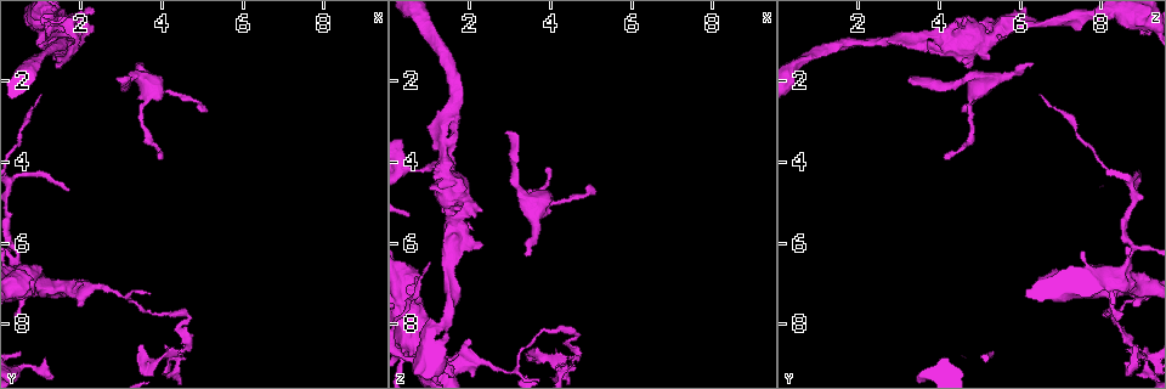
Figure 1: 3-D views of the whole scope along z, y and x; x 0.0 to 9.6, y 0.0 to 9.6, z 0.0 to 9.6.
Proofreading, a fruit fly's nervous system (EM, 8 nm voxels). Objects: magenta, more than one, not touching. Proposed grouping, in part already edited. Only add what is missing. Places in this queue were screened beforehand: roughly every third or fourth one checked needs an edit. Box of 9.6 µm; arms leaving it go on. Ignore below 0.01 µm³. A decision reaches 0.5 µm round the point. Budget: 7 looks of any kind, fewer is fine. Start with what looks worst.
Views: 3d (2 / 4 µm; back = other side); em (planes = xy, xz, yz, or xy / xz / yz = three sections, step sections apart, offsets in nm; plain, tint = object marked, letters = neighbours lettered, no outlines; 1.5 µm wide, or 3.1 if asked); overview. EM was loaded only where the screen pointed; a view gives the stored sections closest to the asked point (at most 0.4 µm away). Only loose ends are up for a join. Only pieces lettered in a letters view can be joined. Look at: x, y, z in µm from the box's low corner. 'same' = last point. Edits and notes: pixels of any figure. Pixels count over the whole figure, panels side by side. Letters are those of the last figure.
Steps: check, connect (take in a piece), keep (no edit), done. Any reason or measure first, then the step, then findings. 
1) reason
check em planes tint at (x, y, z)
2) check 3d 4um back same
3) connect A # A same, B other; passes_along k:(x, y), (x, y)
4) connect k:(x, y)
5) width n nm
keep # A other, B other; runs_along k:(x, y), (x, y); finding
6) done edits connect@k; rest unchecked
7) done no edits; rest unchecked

free end
check 3d 4um at (2.20, 0.85, 5.25)

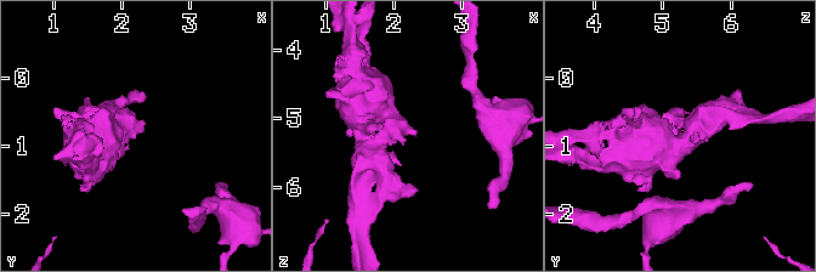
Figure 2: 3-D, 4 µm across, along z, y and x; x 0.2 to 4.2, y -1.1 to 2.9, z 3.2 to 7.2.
now the EM
check em planes letters at (2.20, 0.90, 5.15)

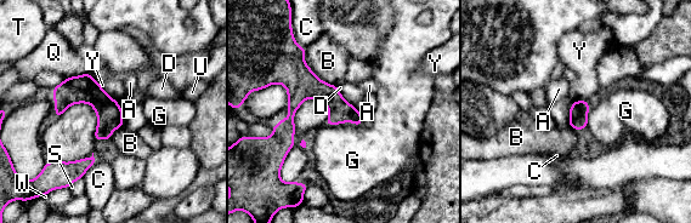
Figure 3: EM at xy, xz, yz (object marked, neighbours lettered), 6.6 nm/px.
width 110 nm
keep # A other, B other, C other, D other, G other, Q other, S other, T other, U other, W other, Y other; border 3:(305, 49), (307, 67), (338, 87); none of them fits

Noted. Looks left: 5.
thick end
check em xz step 4 letters at (1.95, 7.00, 8.45)

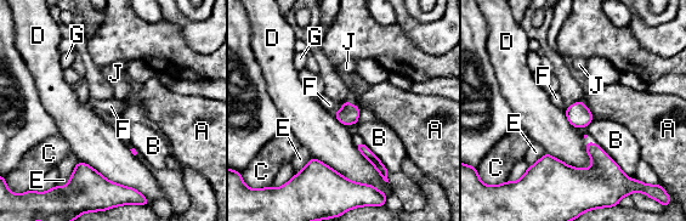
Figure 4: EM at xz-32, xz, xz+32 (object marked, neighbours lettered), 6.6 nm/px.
connect J # A other, B other, C other, D other, E other, F other, G other, J same; passes_along 4:(349, 114), (350, 103), (346, 68); it goes on there

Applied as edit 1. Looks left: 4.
an open end
check 3d 4um at (3.95, 3.90, 4.15)

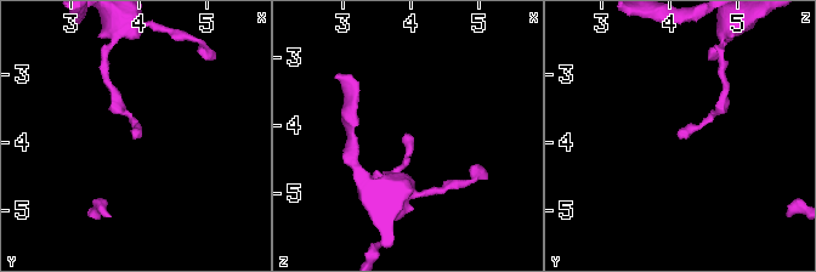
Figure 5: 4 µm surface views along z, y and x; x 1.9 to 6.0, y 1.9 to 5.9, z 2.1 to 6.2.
check em yz step 8 letters at (3.95, 3.85, 4.05)

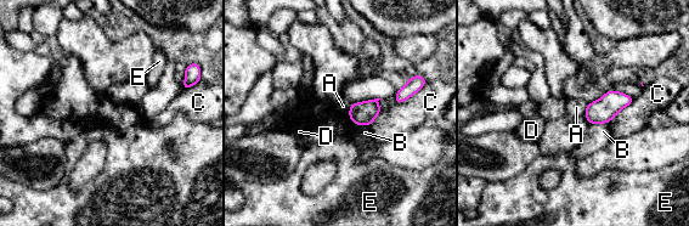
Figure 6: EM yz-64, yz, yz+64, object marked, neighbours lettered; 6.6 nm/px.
check em planes letters same

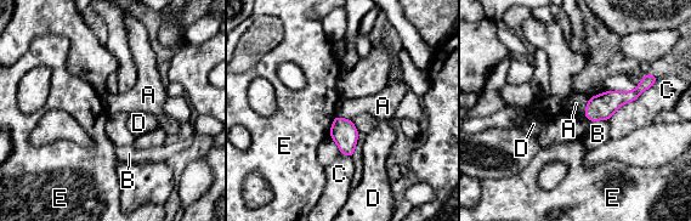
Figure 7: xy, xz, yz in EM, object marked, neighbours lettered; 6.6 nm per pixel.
longest_contact C 420 nm
keep # A other, B other, C other, D other, E other; border 7:(335, 115), (350, 120); no lettered piece goes on from it

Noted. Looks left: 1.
done edits connect@4; rest unchecked

